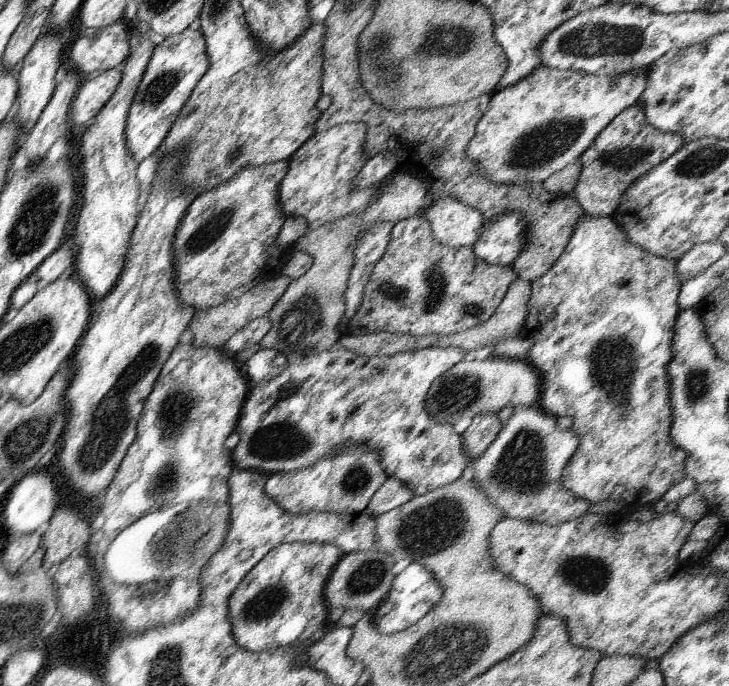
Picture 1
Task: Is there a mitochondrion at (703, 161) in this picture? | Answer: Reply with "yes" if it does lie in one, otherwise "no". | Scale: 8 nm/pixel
yes

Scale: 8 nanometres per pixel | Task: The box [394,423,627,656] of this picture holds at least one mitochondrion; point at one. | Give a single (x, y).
(526, 478)

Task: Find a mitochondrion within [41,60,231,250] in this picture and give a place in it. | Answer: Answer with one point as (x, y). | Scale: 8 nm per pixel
(158, 88)

